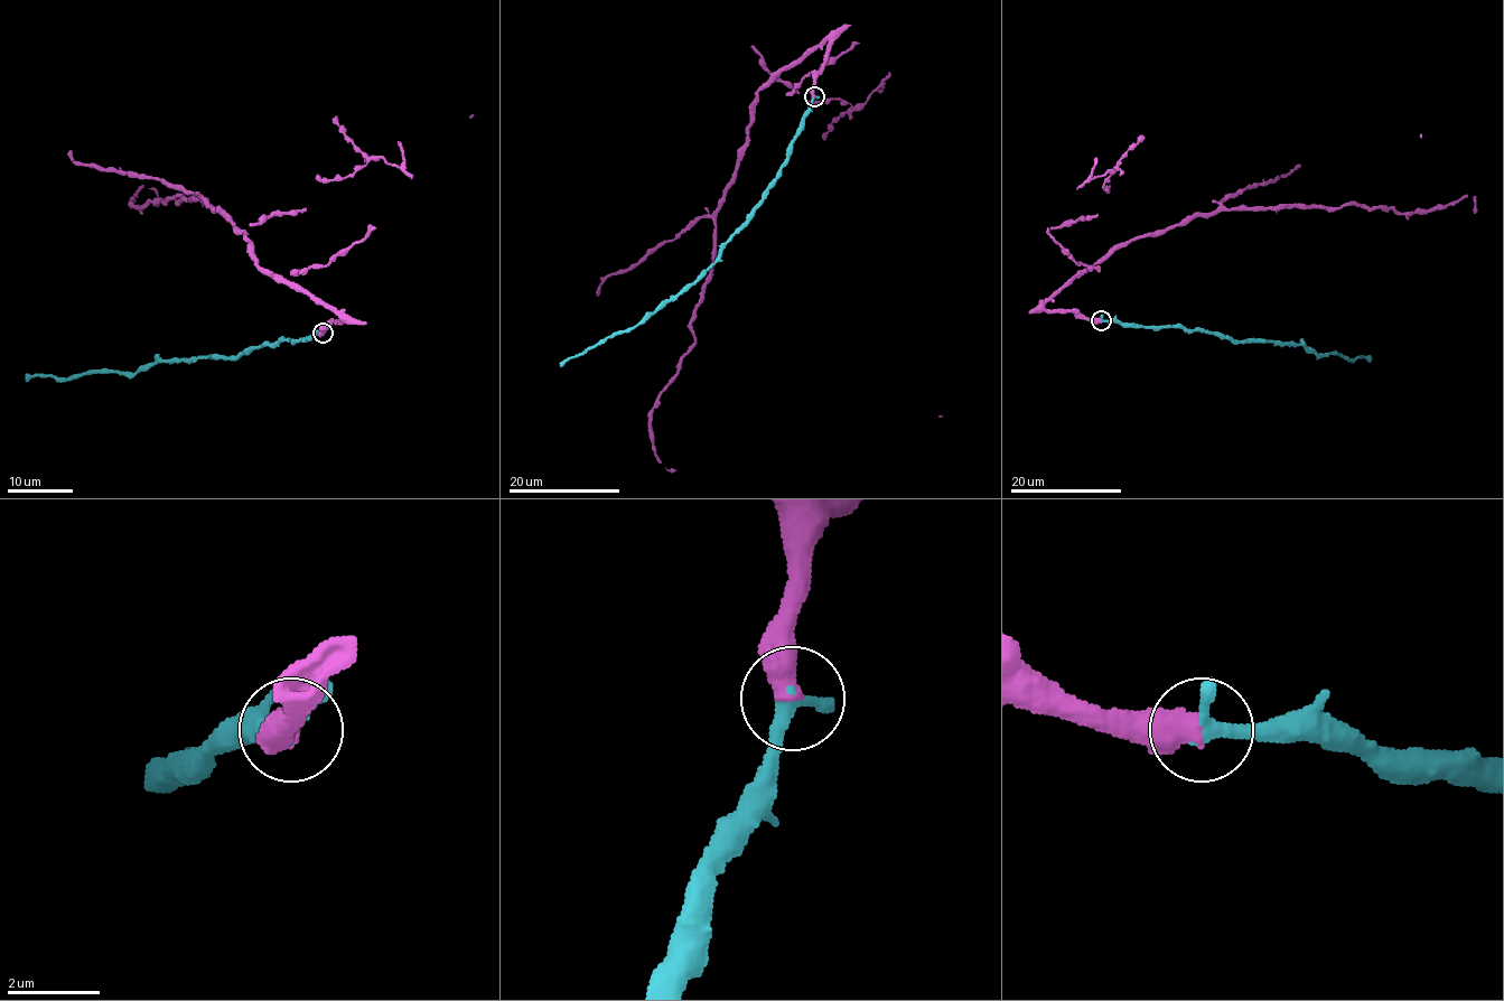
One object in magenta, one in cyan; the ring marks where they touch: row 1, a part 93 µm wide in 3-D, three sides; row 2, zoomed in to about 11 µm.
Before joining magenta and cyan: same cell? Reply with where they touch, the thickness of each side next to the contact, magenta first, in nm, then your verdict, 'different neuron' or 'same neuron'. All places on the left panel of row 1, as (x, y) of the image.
at (323, 333); 600 nm thick on the magenta side, 280 nm on the other; same neuron

